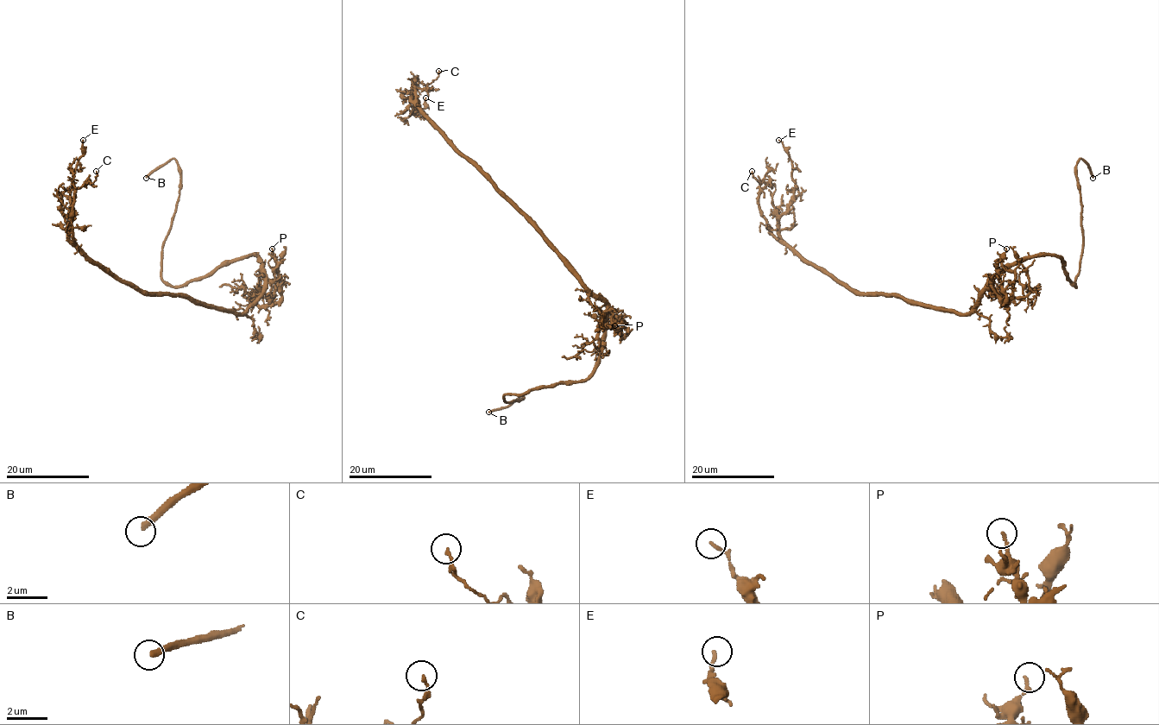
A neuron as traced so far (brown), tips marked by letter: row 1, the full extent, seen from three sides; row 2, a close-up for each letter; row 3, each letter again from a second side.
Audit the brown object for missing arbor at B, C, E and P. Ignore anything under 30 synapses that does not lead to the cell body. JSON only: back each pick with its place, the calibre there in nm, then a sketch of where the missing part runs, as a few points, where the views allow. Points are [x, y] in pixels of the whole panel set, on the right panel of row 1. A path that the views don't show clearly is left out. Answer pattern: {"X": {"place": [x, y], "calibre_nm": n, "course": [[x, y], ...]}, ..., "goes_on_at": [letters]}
{"B": {"place": [1092, 178], "calibre_nm": 320, "course": [[1092, 178], [1105, 205], [1118, 152], [1009, 65], [994, 24], [954, 39], [916, 17], [844, 8], [803, 44]]}, "goes_on_at": ["B"]}

